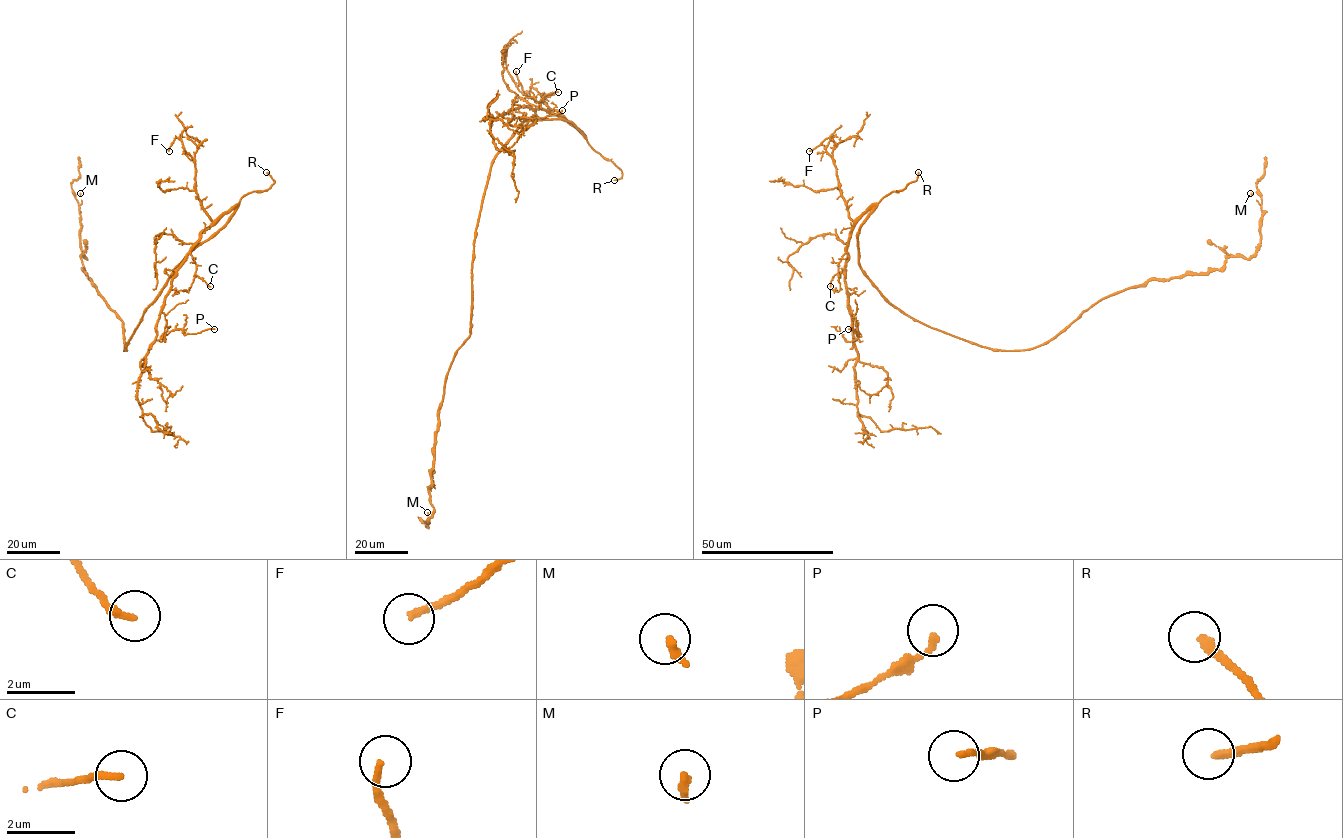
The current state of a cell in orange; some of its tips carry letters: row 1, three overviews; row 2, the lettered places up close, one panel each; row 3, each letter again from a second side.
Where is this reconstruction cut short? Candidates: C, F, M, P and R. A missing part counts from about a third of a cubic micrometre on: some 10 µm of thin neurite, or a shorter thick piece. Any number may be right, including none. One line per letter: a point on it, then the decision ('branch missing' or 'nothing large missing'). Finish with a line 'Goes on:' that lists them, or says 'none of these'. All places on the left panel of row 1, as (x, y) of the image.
C: (210, 286) | nothing large missing
F: (169, 151) | nothing large missing
M: (80, 193) | branch missing
P: (214, 329) | nothing large missing
R: (266, 172) | branch missing
Goes on: M, R

